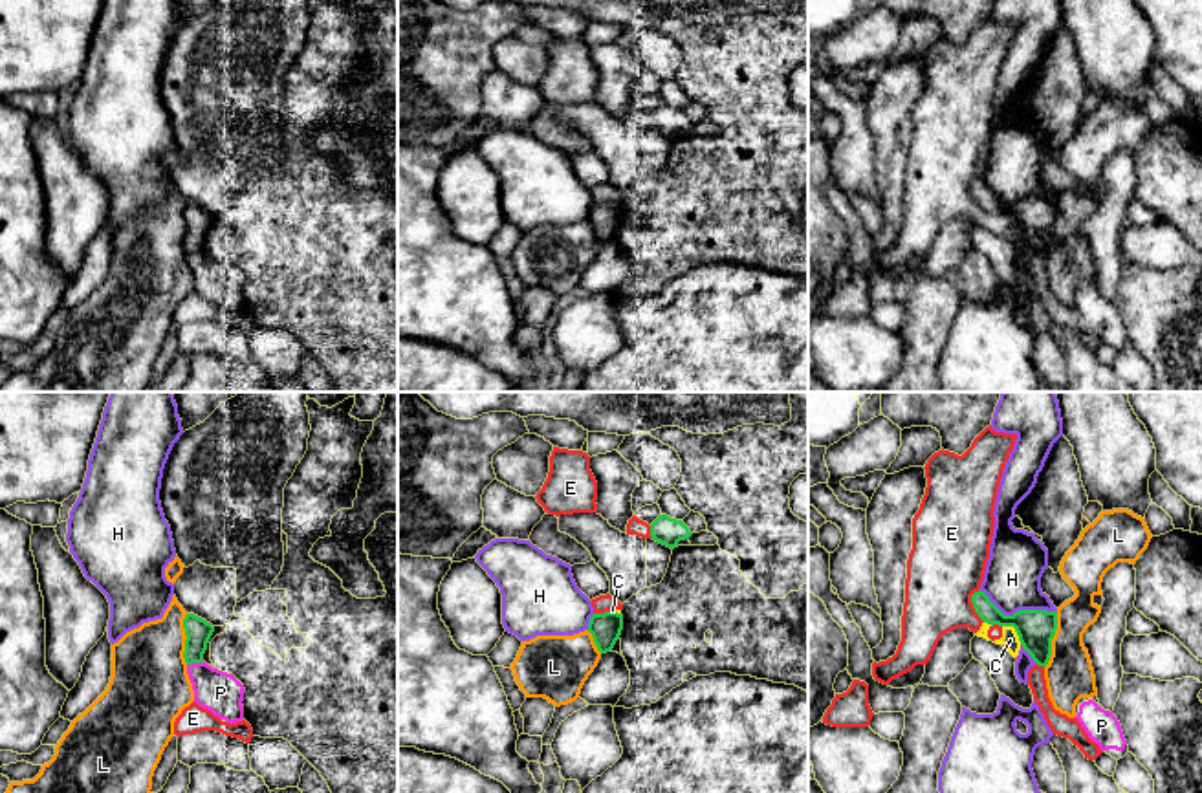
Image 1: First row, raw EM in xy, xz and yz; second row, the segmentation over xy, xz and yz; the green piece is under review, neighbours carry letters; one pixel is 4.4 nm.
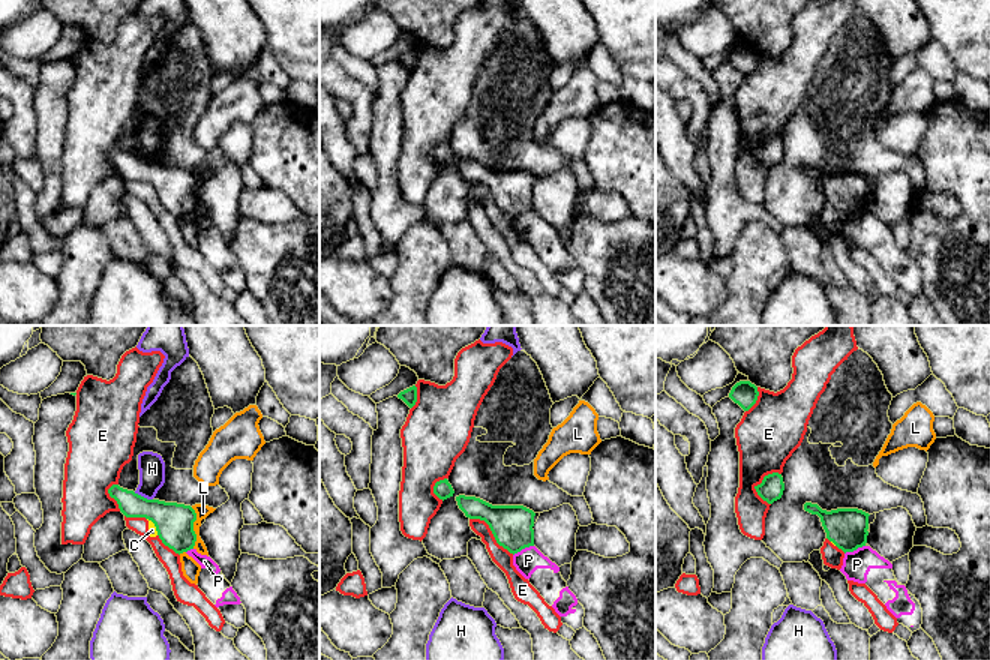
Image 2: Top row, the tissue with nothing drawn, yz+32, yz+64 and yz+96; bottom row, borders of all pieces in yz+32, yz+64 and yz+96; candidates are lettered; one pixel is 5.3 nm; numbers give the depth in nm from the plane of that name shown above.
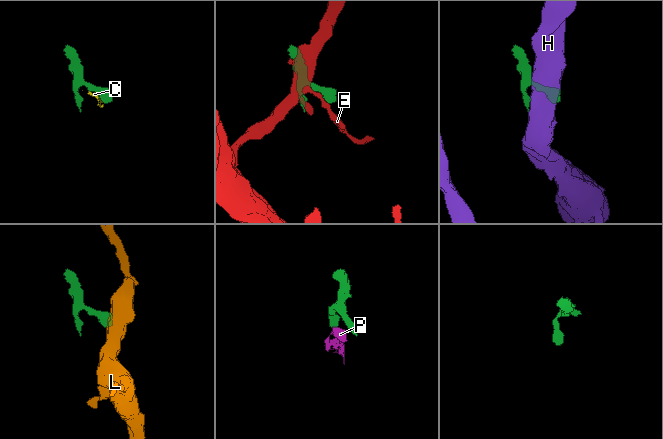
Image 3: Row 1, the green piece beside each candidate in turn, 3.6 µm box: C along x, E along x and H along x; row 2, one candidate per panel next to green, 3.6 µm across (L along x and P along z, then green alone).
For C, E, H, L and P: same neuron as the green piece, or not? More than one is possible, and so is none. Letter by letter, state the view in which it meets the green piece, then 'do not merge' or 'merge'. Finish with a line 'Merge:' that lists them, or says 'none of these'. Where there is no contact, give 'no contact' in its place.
C: contact in yz; do not merge
E: contact in yz; do not merge
H: contact in yz; do not merge
L: contact in yz; do not merge
P: contact in xy; do not merge
Merge: none of these

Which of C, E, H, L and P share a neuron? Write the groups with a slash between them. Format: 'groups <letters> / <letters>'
groups C E / H / L / P

